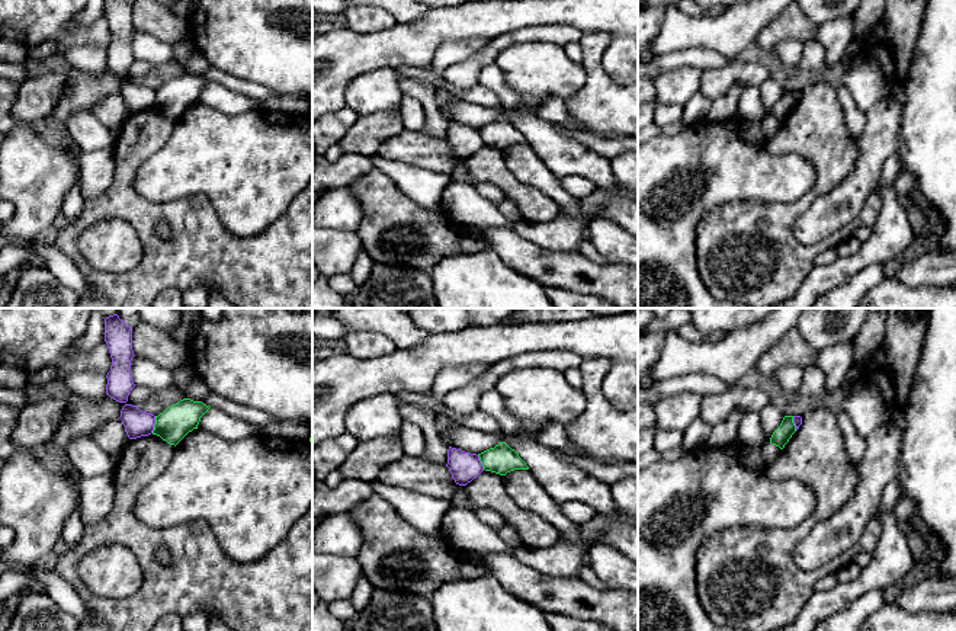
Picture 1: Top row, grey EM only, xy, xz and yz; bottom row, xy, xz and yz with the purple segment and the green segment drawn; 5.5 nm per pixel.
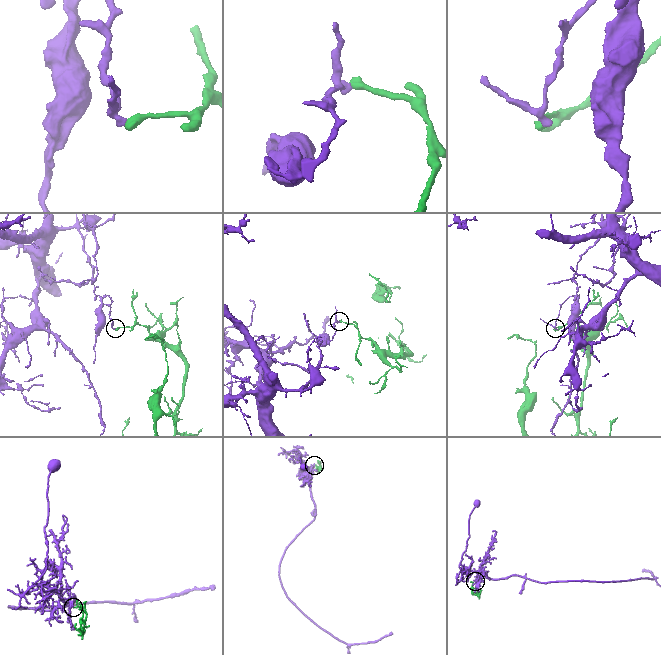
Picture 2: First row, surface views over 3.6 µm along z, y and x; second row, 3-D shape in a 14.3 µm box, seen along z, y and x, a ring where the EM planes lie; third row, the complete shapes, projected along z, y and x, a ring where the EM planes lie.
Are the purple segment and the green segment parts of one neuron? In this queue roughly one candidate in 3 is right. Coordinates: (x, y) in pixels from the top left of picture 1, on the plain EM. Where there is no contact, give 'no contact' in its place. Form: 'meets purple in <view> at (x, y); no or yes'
meets purple in xy at (154, 98); no

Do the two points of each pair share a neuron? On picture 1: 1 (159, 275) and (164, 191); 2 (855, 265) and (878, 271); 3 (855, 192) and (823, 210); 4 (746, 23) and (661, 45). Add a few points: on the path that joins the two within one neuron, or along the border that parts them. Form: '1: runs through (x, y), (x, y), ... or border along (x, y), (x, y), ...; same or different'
1: border along (134, 183), (138, 194), (153, 201), (196, 194); different
2: border along (882, 262), (865, 266), (836, 287); different
3: runs through (847, 198), (830, 210); same
4: runs through (725, 32), (682, 32); same

